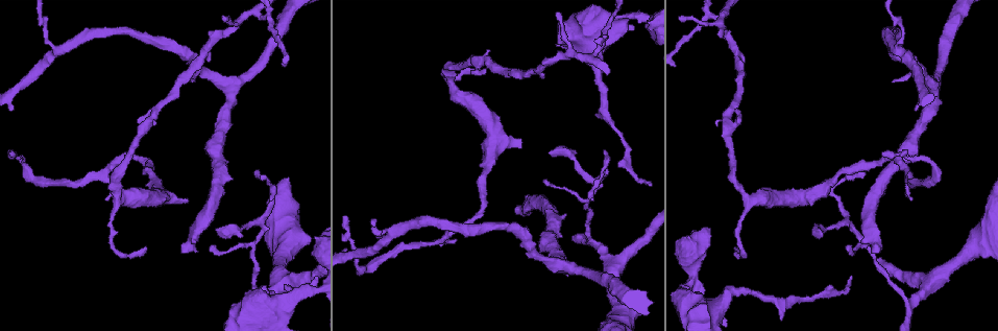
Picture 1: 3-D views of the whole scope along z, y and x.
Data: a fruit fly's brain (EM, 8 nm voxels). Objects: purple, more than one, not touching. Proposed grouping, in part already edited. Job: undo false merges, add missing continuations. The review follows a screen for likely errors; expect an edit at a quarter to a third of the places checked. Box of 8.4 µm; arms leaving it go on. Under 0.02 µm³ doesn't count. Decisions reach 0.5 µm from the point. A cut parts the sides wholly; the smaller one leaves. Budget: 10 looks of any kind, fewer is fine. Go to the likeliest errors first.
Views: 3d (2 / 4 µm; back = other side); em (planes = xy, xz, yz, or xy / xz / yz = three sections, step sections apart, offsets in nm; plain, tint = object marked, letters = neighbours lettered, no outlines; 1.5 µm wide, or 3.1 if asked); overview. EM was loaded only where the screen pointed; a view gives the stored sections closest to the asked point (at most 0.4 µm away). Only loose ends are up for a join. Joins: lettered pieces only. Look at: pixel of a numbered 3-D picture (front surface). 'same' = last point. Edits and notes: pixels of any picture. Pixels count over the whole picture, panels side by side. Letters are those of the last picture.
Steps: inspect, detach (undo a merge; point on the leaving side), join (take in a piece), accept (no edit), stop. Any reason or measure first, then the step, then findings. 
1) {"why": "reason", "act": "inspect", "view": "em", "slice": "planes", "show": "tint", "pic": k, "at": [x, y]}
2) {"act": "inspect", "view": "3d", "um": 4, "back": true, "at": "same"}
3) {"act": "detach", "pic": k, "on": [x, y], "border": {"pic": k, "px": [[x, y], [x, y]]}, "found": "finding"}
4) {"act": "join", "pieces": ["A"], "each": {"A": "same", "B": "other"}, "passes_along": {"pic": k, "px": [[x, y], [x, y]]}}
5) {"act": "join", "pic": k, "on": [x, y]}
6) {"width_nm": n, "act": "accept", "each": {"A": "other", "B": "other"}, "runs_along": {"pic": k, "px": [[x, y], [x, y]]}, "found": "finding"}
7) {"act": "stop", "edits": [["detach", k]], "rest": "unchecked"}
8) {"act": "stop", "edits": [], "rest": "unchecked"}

{"why": "thin end", "act": "inspect", "view": "em", "slice": "xz", "step": 8, "show": "letters", "pic": 1, "at": [256, 175]}

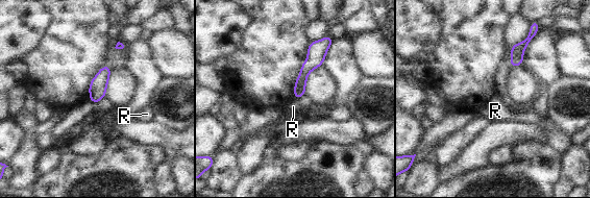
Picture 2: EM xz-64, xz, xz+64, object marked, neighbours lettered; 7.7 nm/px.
{"act": "accept", "each": {"R": "other"}, "border": {"pic": 2, "px": [[294, 98], [297, 100]]}, "found": "none of them fits"}

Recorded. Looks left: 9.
{"why": "free end", "act": "inspect", "view": "em", "slice": "planes", "show": "tint", "pic": 1, "at": [105, 199]}

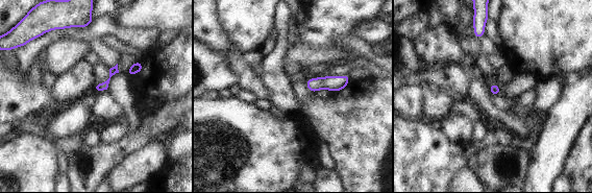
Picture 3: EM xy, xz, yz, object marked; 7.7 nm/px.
{"act": "inspect", "view": "em", "slice": "planes", "show": "letters", "at": "same"}

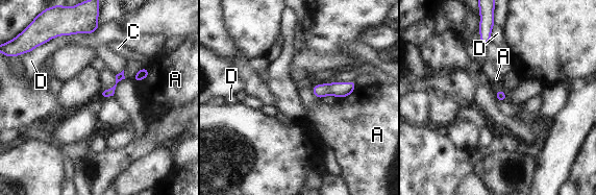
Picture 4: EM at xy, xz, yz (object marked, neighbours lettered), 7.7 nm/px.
{"act": "accept", "each": {"A": "other", "C": "other", "D": "other"}, "runs_along": {"pic": 4, "px": [[353, 86], [345, 89], [315, 91]]}, "found": "no lettered piece goes on from it"}

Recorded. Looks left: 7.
{"act": "inspect", "view": "3d", "um": 4, "pic": 1, "at": [393, 230]}

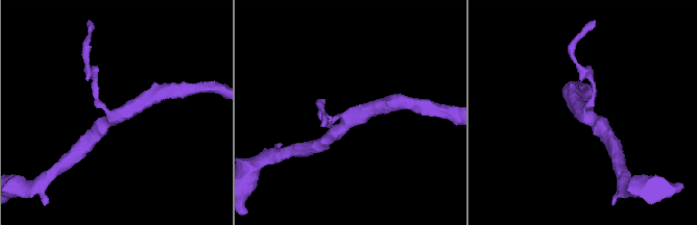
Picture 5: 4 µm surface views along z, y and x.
{"arms": 3, "why": "need the tissue", "act": "inspect", "view": "em", "slice": "planes", "show": "tint", "pic": 5, "at": [585, 113]}

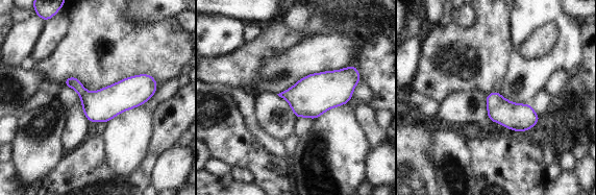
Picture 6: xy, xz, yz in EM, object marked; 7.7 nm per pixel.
{"why": "what lies round it", "act": "inspect", "view": "em", "slice": "planes", "show": "letters", "at": "same"}

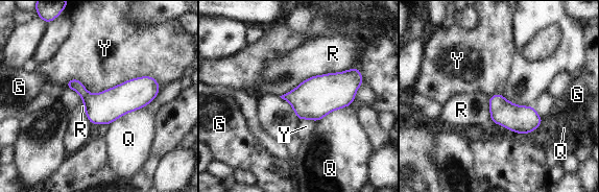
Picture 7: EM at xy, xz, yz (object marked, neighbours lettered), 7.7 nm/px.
{"act": "accept", "each": {"G": "other", "Q": "other", "R": "other", "Y": "other"}, "border": {"pic": 7, "px": [[146, 104], [121, 115], [109, 125]]}, "found": "continuous, no second cell"}

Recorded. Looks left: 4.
{"why": "abrupt turn", "act": "inspect", "view": "3d", "um": 4, "pic": 1, "at": [361, 272]}

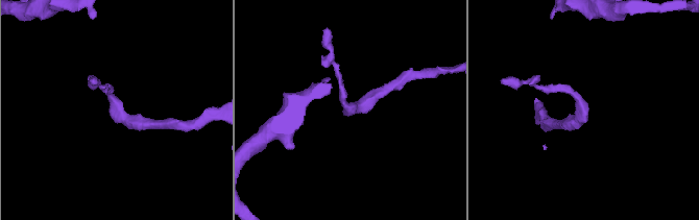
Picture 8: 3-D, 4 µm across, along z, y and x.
{"act": "inspect", "view": "em", "slice": "planes", "show": "plain", "pic": 8, "at": [115, 108]}

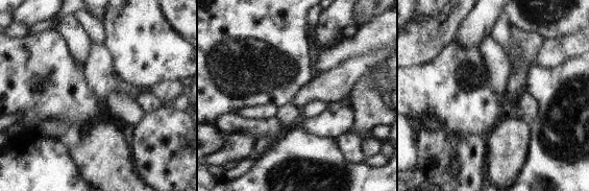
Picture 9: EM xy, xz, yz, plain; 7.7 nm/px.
{"why": "see the neighbours", "act": "inspect", "view": "em", "slice": "planes", "show": "letters", "at": "same"}

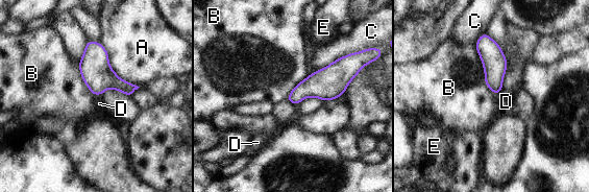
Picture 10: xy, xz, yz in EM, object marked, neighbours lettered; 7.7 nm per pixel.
{"width_nm": 190, "act": "accept", "each": {"A": "other", "B": "other", "C": "other", "D": "other", "E": "other"}, "border": {"pic": 10, "px": [[475, 45], [484, 81], [495, 95]]}, "found": "all the same cell"}

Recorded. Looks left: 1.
{"act": "stop", "edits": [], "rest": "unchecked"}

